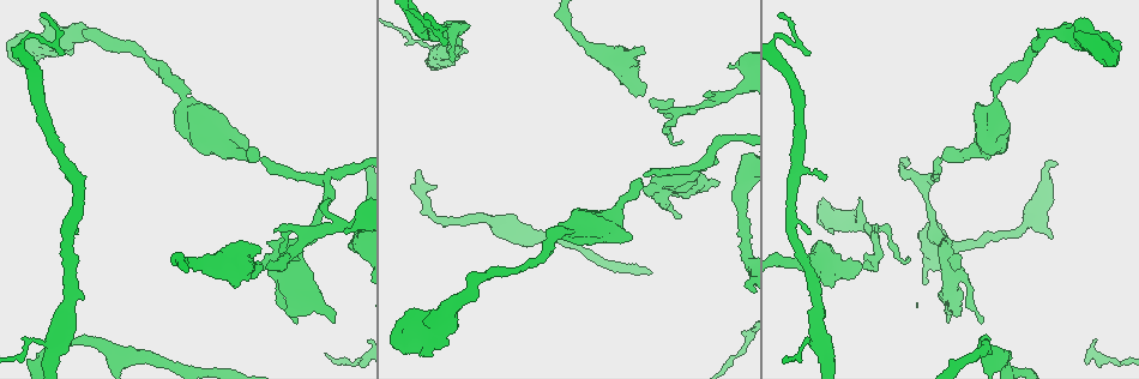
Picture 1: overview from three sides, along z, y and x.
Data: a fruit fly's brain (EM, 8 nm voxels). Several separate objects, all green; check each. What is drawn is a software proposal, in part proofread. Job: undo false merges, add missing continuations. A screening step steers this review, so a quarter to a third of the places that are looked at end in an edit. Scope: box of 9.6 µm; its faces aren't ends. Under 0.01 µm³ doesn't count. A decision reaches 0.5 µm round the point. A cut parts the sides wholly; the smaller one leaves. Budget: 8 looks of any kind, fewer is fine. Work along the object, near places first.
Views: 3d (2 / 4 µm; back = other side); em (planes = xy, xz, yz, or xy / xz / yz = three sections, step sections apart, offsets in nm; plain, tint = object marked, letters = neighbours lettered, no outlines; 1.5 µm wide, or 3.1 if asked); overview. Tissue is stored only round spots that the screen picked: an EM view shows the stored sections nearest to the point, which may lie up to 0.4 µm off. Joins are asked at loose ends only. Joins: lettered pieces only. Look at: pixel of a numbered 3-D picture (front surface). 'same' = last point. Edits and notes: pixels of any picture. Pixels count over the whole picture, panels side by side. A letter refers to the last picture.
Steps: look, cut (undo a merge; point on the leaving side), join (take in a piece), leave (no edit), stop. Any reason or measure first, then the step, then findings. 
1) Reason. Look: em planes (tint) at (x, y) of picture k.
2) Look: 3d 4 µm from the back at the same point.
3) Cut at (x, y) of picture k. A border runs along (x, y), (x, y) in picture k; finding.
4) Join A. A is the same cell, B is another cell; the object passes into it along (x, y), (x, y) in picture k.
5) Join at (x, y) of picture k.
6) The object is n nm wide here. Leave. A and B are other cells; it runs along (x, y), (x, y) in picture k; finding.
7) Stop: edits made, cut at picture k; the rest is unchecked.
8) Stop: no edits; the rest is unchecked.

Look: em planes (letters) at (710, 160) of picture 1.

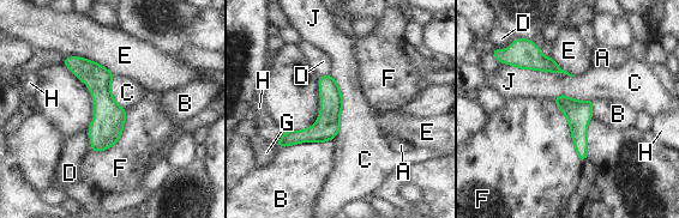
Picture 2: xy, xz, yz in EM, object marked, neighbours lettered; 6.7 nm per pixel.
Leave. A, B, C, D, E, F, G, H and J are other cells; a border runs along (86, 131), (91, 147) in picture 2; continuous, no second neuron.

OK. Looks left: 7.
Thick end. Look: 3d 2 µm at (643, 93) of picture 1.

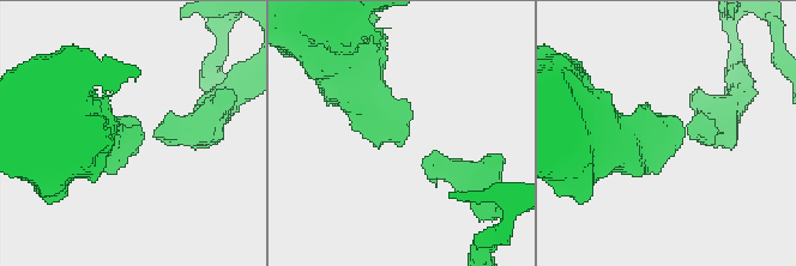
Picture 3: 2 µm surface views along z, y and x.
Look: em planes (plain) at (673, 126) of picture 3.

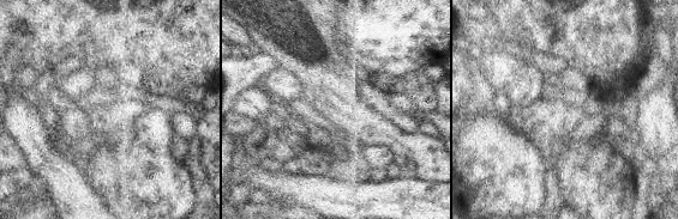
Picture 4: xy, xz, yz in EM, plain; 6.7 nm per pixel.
Look: em planes (letters) at the same point.

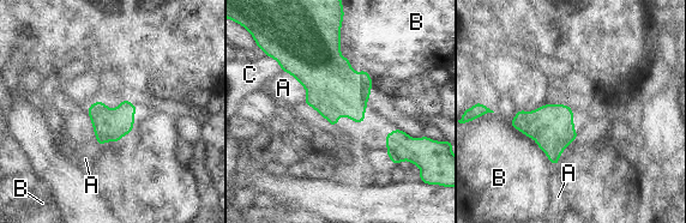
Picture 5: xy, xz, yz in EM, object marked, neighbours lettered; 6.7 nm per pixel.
Leave. A, B and C are other cells; a border runs along (282, 70), (305, 89), (305, 102) in picture 5; no lettered piece goes on from it.

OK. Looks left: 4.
Branch stops here. Look: em planes (letters) at (263, 160) of picture 1.

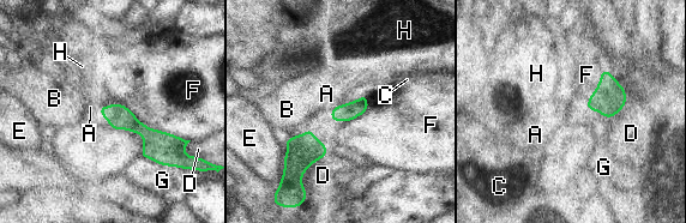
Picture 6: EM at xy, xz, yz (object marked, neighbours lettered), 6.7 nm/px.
Leave. A, B, C, D, E, F, G and H are other cells; a border runs along (100, 107), (124, 104), (190, 140) in picture 6; no lettered piece goes on from it.

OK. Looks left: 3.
Thin end. Look: em xz step 8 (letters) at (60, 55) of picture 1.

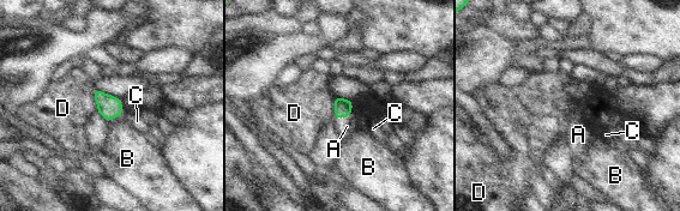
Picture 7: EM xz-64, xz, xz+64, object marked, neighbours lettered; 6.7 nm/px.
Cut it another way. Look: em planes (letters) at the same point.

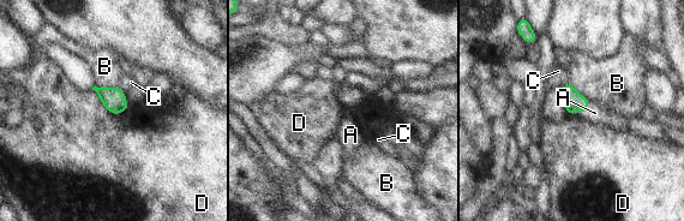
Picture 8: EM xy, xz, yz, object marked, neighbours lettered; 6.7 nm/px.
Join A. A is the same cell, B, C and D are other cells; the object passes into it along (574, 102), (584, 111), (595, 113) in picture 8; the neuron continues.

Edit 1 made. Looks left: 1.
Stop: edits made, join at picture 8; the rest is unchecked.

